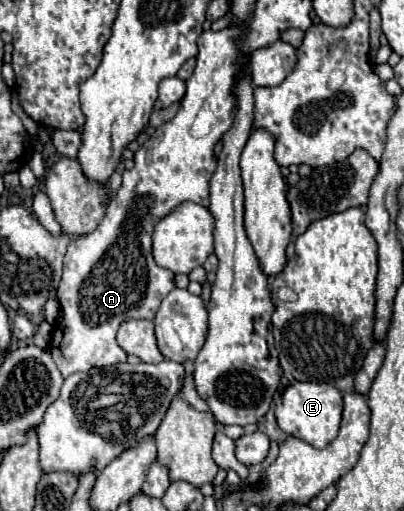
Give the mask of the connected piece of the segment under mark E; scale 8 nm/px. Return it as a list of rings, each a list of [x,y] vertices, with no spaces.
[[[293,382],[283,394],[283,408],[277,416],[277,424],[283,432],[297,436],[315,448],[327,446],[339,432],[343,412],[343,392],[329,384],[317,382]]]

